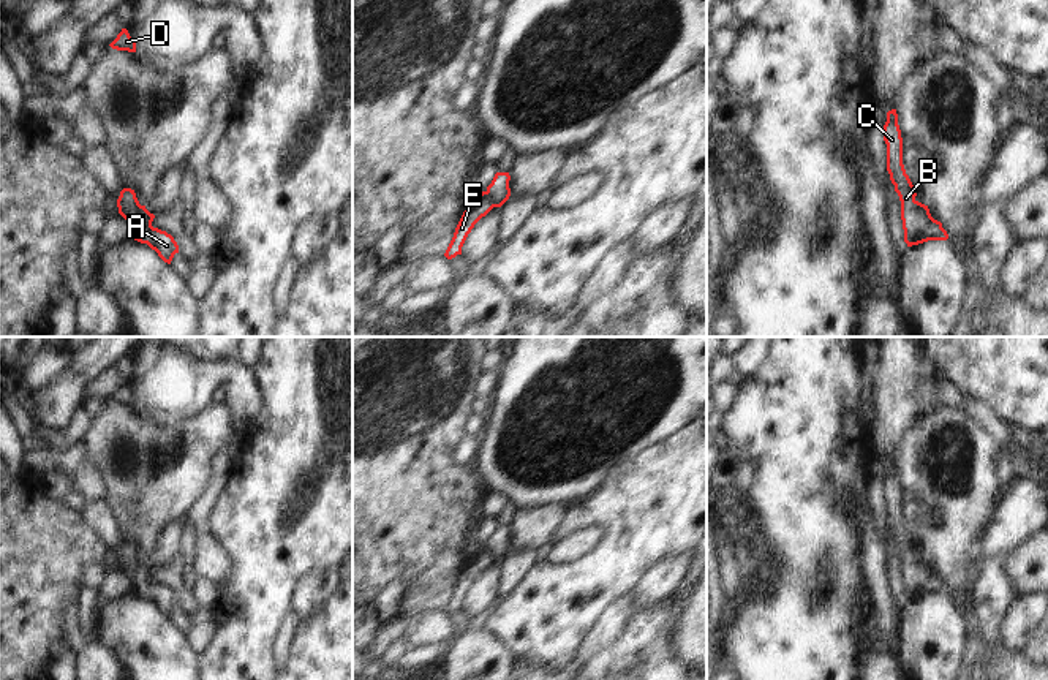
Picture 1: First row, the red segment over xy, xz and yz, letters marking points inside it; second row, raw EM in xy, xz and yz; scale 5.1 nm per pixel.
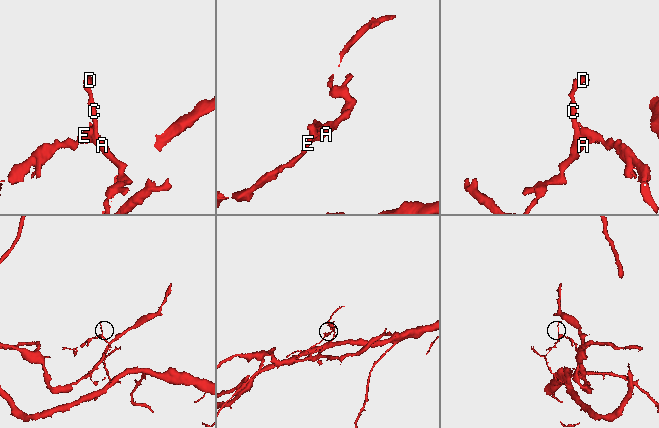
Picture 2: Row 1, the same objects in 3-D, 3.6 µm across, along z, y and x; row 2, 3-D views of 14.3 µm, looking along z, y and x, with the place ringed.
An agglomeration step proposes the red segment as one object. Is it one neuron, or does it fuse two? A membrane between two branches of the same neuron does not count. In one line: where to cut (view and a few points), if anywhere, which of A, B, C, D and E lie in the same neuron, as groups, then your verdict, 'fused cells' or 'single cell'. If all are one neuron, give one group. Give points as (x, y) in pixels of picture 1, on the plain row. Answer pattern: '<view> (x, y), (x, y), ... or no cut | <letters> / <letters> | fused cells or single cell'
xy (141, 560), (131, 578) | A B C D / E | fused cells

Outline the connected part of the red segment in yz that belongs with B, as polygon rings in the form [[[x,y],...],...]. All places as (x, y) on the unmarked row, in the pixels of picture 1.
[[[896,463],[887,467],[884,495],[887,498],[887,525],[901,555],[904,596],[907,601],[912,601],[928,595],[947,595],[948,588],[942,582],[942,577],[934,574],[915,553],[915,542],[903,519],[903,492]]]

